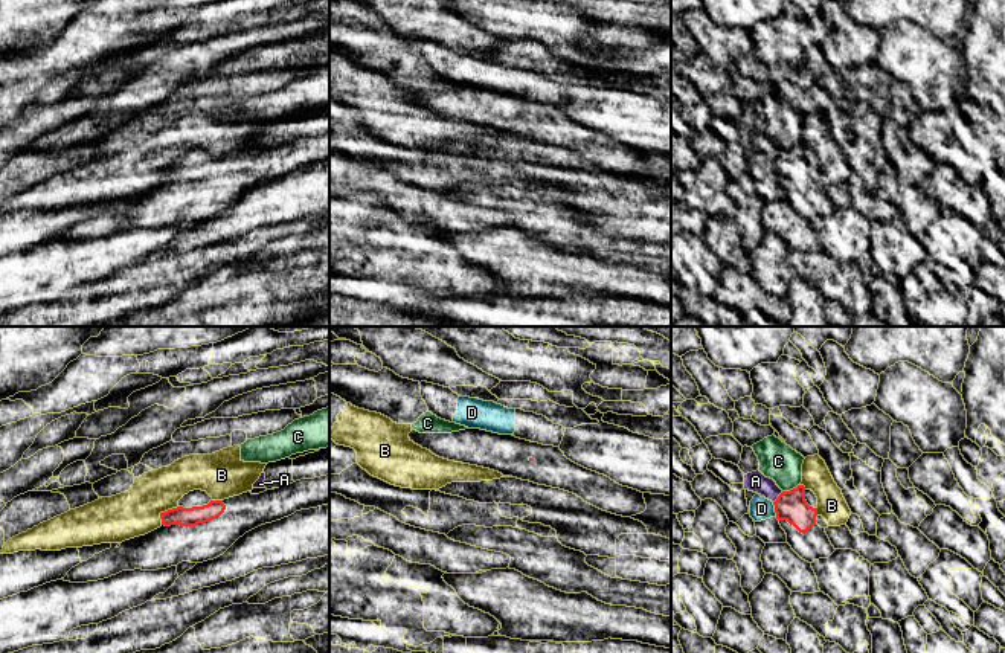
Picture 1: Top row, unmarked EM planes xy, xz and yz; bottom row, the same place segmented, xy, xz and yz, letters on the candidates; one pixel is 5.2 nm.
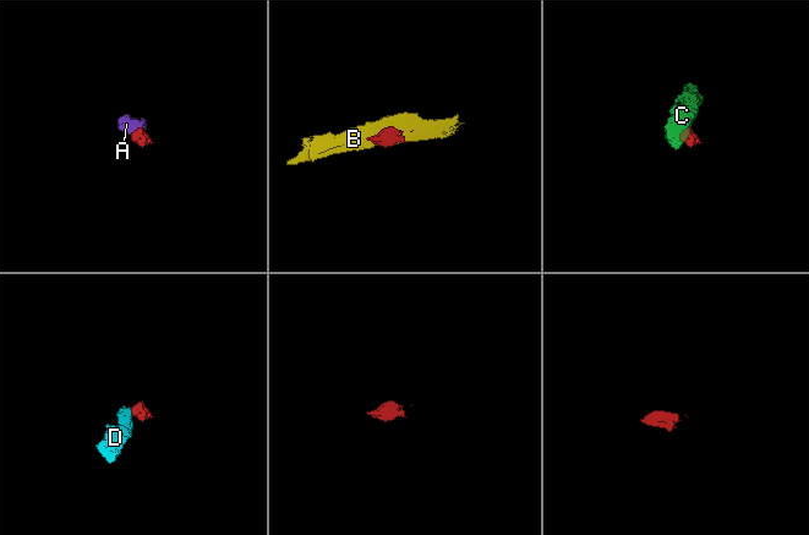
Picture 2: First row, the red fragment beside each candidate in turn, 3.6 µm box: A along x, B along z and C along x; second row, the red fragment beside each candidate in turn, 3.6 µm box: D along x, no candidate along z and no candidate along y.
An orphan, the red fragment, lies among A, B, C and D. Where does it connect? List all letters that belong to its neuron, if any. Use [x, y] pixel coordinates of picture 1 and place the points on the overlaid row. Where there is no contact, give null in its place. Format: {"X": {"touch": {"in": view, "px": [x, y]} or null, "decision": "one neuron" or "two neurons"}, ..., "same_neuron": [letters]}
{"A": {"touch": {"in": "yz", "px": [778, 498]}, "decision": "two neurons"}, "B": {"touch": {"in": "xy", "px": [165, 511]}, "decision": "two neurons"}, "C": {"touch": {"in": "yz", "px": [790, 490]}, "decision": "two neurons"}, "D": {"touch": {"in": "yz", "px": [775, 510]}, "decision": "two neurons"}, "same_neuron": []}

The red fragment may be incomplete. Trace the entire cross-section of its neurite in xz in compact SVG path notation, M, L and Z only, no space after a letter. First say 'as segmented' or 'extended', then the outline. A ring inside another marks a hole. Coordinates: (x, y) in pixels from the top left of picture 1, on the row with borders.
extended; M412 429L409 438L439 458L560 488L616 516L631 517L647 510L644 493L572 462L560 447L480 429L451 433L419 433Z

